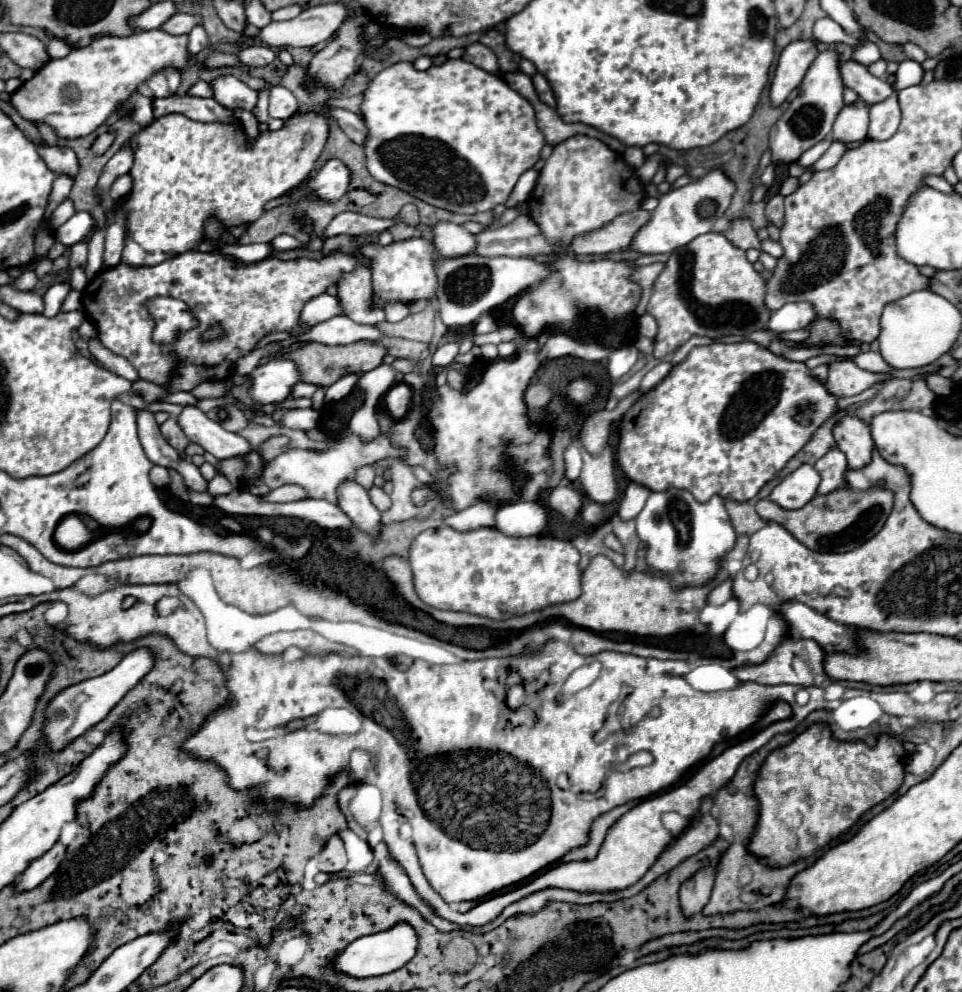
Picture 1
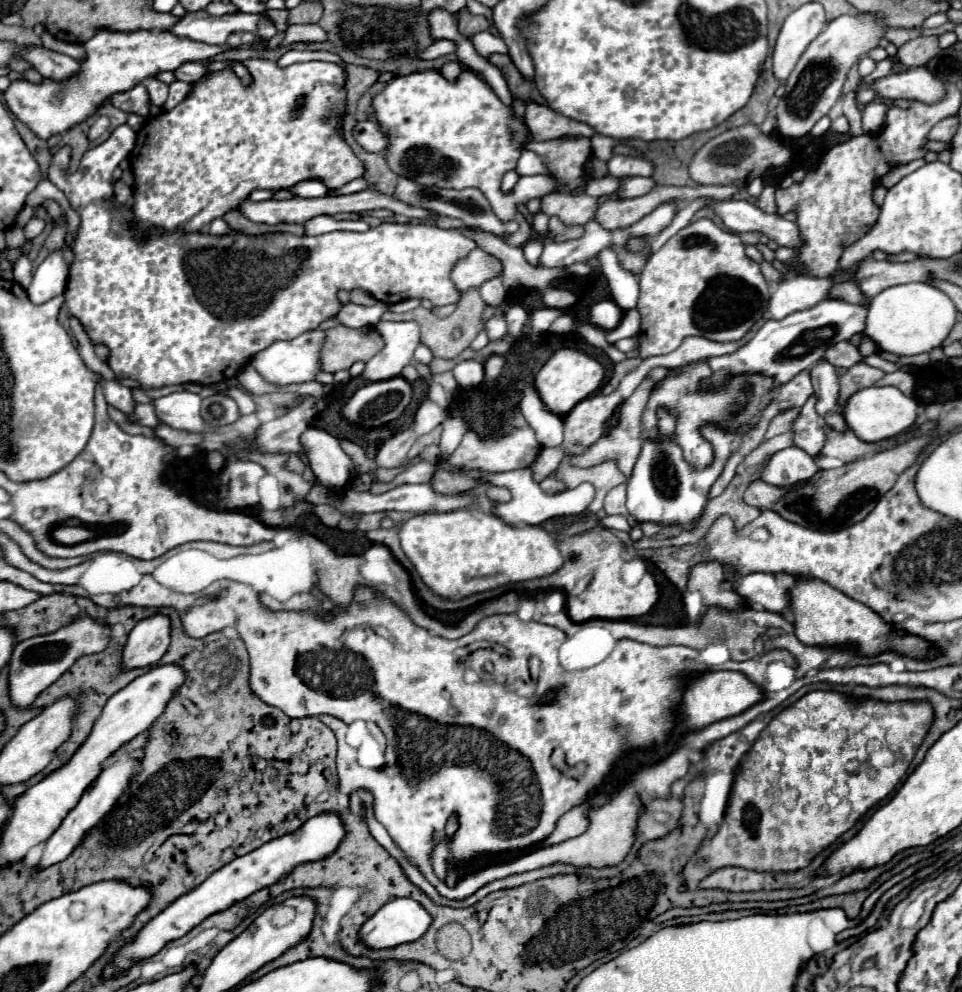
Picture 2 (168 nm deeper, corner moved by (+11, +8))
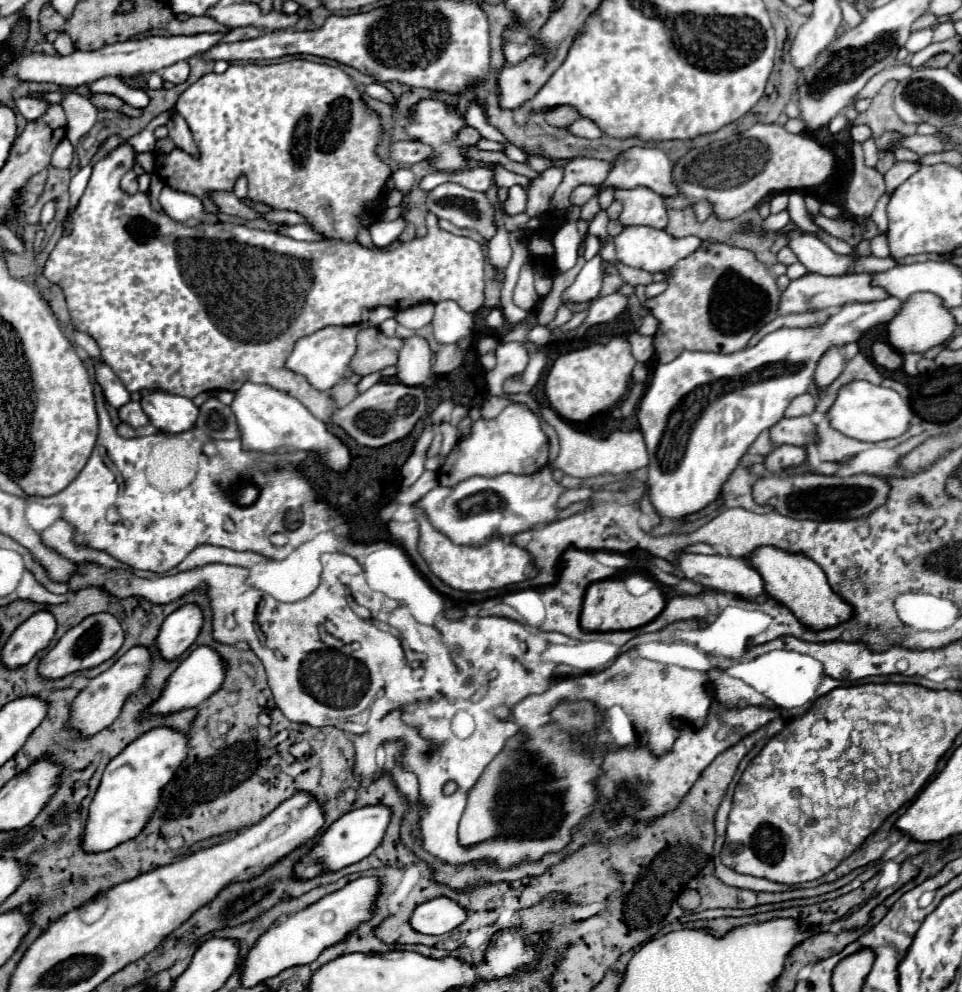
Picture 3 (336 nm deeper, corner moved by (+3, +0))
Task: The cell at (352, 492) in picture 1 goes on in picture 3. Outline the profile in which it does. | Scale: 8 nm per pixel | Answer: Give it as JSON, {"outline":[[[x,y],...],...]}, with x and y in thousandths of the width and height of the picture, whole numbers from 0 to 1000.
{"outline":[[[254,386],[245,396],[243,396],[243,404],[239,408],[239,412],[245,418],[245,426],[247,426],[247,434],[249,434],[249,445],[252,445],[252,453],[254,455],[272,455],[272,457],[301,457],[301,455],[328,455],[333,459],[333,463],[337,465],[337,469],[345,475],[360,475],[364,469],[364,457],[362,453],[356,449],[356,445],[351,441],[347,441],[341,432],[339,426],[328,422],[308,400],[299,398],[297,394],[285,392],[281,388],[268,388],[268,386]]]}

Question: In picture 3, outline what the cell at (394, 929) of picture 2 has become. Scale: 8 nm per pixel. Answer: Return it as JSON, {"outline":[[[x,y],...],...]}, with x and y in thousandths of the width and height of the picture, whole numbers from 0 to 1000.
{"outline":[[[453,904],[432,914],[432,918],[426,924],[426,932],[435,941],[459,943],[474,936],[478,930],[484,928],[484,924],[486,918],[478,910],[466,904]]]}

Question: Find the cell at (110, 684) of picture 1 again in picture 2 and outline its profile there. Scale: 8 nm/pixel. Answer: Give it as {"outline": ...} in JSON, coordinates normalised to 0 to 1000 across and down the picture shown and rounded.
{"outline":[[[160,620],[146,626],[133,640],[129,650],[127,672],[158,672],[166,666],[177,650],[177,624],[170,620]]]}

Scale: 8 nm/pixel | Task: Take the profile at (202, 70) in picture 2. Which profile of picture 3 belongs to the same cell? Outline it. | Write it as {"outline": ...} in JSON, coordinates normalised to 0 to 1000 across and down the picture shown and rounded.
{"outline":[[[187,61],[187,64],[181,64],[181,66],[173,68],[173,70],[168,72],[168,80],[183,86],[183,84],[193,82],[193,80],[195,80],[195,74],[198,74],[195,64],[193,64],[193,61]]]}

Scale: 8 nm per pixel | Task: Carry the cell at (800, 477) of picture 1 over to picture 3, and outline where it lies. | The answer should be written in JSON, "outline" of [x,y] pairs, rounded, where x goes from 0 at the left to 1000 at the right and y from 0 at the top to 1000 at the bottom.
{"outline":[[[809,449],[805,451],[796,463],[794,469],[800,477],[813,477],[817,471],[827,471],[832,467],[838,465],[838,455],[836,451],[827,451],[827,449]]]}

